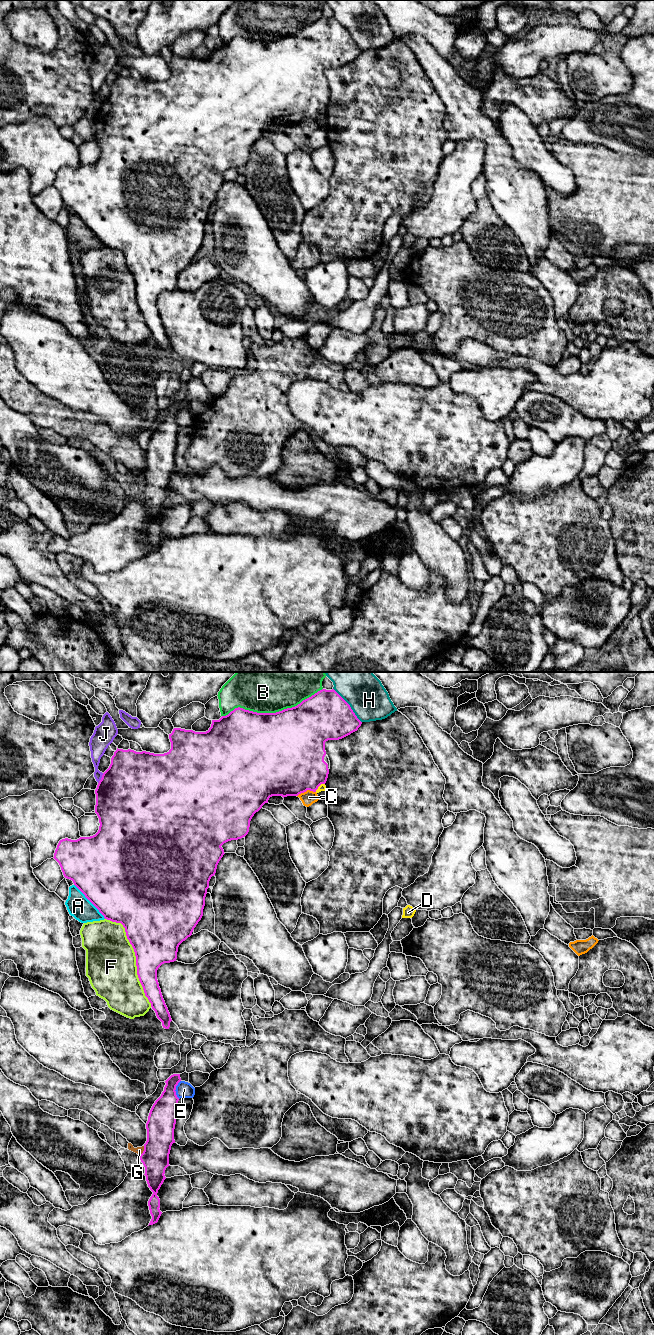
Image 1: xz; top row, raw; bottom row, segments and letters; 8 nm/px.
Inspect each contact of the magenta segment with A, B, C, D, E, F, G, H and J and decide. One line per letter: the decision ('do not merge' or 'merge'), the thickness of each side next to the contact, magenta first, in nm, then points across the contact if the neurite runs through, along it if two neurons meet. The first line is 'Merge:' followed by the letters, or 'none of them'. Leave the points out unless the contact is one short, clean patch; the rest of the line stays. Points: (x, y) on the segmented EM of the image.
Merge: none of them
A: do not merge; 500 nm thick on the magenta side, 190 nm on the other
B: do not merge; 500 nm thick on the magenta side, 500 nm on the other
C: do not merge; 500 nm thick on the magenta side, 110 nm on the other
D: do not merge; 460 nm thick on the magenta side, 60 nm on the other; border along xz (324, 783), (315, 791)
E: do not merge; 220 nm thick on the magenta side, 130 nm on the other; border along xz (180, 1080), (175, 1090), (178, 1098)
F: do not merge; 420 nm thick on the magenta side, 400 nm on the other
G: do not merge; 220 nm thick on the magenta side, 60 nm on the other; border along xz (144, 1146), (144, 1150), (139, 1155)
H: do not merge; 380 nm thick on the magenta side, 340 nm on the other
J: do not merge; 500 nm thick on the magenta side, 130 nm on the other

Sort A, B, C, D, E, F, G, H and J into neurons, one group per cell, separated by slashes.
A / B / C / D / E / F / G / H / J

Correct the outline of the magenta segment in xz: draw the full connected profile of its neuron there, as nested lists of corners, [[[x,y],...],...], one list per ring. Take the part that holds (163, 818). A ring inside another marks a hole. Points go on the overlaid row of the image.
[[[322,689],[297,706],[276,713],[257,713],[240,707],[235,708],[219,720],[212,720],[211,727],[206,732],[174,728],[172,733],[169,734],[171,749],[164,754],[154,754],[146,751],[136,752],[131,749],[118,748],[114,752],[111,764],[103,773],[95,790],[95,813],[100,823],[98,832],[93,836],[80,837],[77,840],[68,838],[60,840],[53,858],[59,863],[64,877],[73,881],[74,885],[99,910],[105,919],[121,923],[125,928],[127,939],[135,952],[139,981],[157,1018],[162,1022],[163,1028],[169,1029],[172,1019],[159,987],[157,970],[164,963],[176,961],[179,945],[192,935],[194,928],[201,920],[209,881],[215,875],[217,865],[225,854],[221,846],[228,841],[245,837],[249,832],[252,817],[265,803],[268,803],[270,797],[298,796],[307,790],[316,792],[321,784],[326,783],[330,769],[330,761],[325,751],[325,742],[342,739],[357,731],[361,724],[362,722],[357,718],[350,705],[334,689]]]

